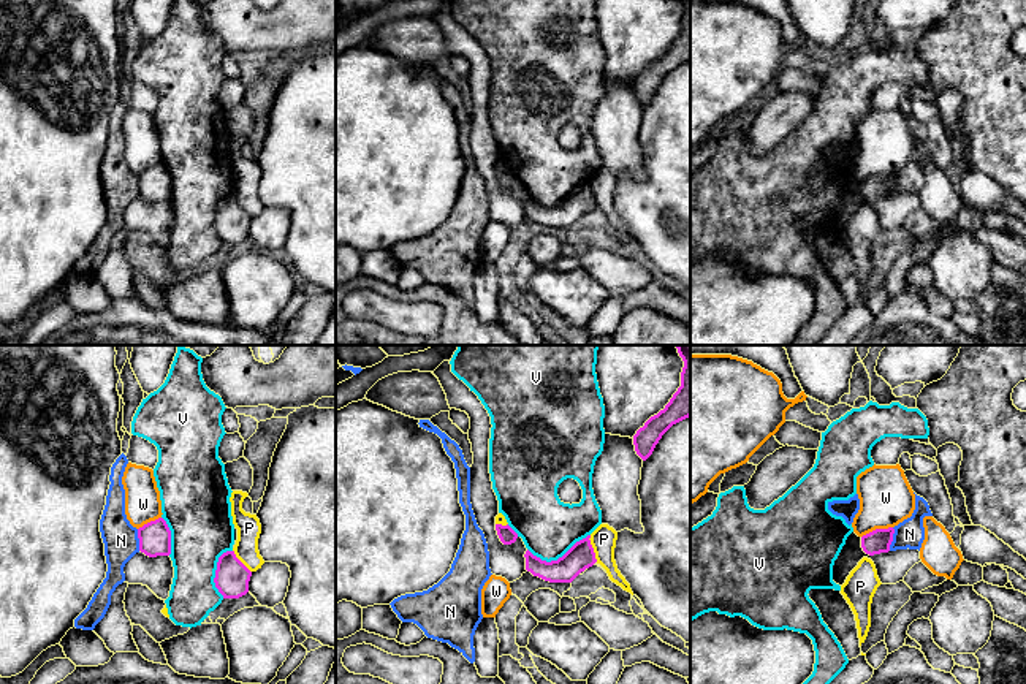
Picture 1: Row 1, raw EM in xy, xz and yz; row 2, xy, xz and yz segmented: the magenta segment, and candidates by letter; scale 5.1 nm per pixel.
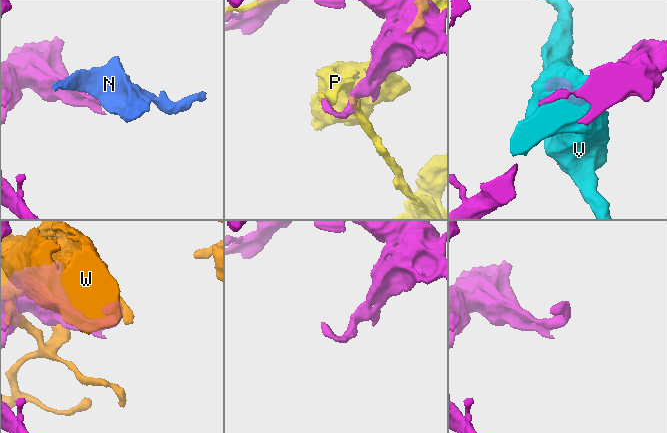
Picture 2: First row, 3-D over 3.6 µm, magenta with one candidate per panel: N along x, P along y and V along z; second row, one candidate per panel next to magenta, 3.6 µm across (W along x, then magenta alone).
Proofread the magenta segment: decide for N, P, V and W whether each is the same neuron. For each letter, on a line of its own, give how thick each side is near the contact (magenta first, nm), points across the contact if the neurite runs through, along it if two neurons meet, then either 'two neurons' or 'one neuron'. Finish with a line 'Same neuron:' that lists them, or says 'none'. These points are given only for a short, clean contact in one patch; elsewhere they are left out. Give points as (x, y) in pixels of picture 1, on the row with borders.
N: 120/140 nm | along yz (893, 528), (893, 540), (889, 550) | two neurons
P: 140/130 nm | two neurons
V: 140/300 nm | two neurons
W: 120/280 nm | two neurons
Same neuron: none

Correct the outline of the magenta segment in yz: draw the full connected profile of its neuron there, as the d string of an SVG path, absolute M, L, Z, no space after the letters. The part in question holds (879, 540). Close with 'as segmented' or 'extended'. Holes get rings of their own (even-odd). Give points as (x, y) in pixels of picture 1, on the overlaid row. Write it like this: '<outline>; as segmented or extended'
M876 529L861 537L861 548L866 554L874 556L880 553L888 553L893 542L895 529Z; as segmented

